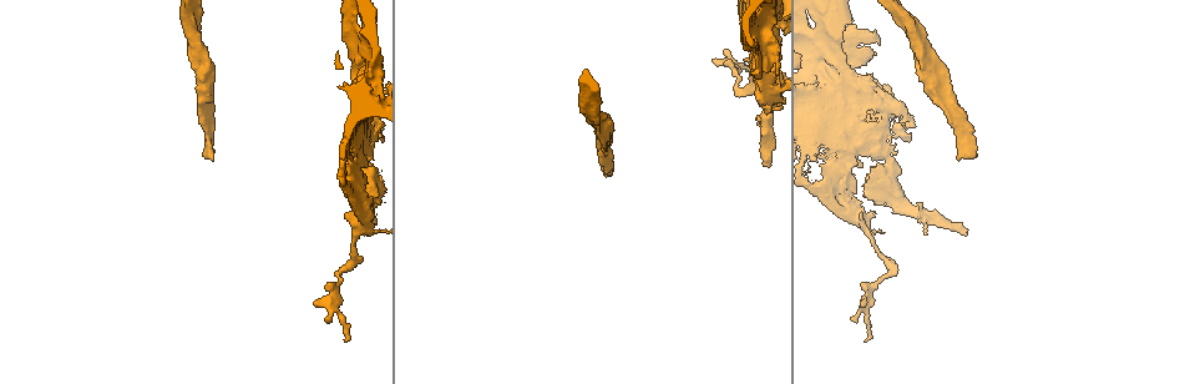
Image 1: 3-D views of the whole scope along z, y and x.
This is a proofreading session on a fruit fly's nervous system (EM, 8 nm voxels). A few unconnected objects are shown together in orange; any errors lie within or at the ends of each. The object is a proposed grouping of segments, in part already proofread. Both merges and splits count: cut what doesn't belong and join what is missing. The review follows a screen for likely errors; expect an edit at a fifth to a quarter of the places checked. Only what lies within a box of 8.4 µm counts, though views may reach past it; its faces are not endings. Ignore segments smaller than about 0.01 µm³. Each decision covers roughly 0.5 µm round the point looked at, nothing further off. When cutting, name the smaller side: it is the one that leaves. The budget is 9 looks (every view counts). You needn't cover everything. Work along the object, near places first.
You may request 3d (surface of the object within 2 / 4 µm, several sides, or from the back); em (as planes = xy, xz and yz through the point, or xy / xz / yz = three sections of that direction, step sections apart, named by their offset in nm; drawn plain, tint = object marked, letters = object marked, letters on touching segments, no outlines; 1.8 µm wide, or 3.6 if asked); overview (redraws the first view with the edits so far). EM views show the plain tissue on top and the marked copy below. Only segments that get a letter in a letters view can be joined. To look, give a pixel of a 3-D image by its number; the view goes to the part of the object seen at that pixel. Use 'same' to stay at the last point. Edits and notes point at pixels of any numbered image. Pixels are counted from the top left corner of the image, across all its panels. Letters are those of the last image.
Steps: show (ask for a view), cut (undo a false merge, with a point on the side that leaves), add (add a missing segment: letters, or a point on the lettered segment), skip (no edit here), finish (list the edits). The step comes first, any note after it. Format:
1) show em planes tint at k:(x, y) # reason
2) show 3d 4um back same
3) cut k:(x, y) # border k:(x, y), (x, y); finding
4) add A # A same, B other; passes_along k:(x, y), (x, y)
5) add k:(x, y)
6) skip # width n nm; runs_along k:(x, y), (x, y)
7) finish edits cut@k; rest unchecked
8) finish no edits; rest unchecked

show em planes letters at 1:(345, 32) # closes a loop

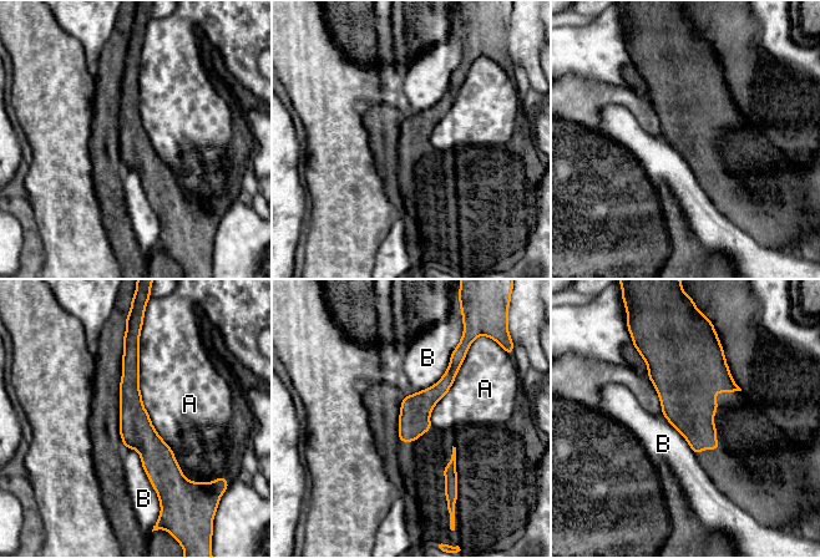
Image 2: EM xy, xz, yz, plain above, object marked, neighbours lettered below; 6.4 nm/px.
skip # longest_contact A 1000 nm; A other, B other; all the same cell

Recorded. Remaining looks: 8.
show em yz step 16 letters at 1:(354, 116) # sudden change in width

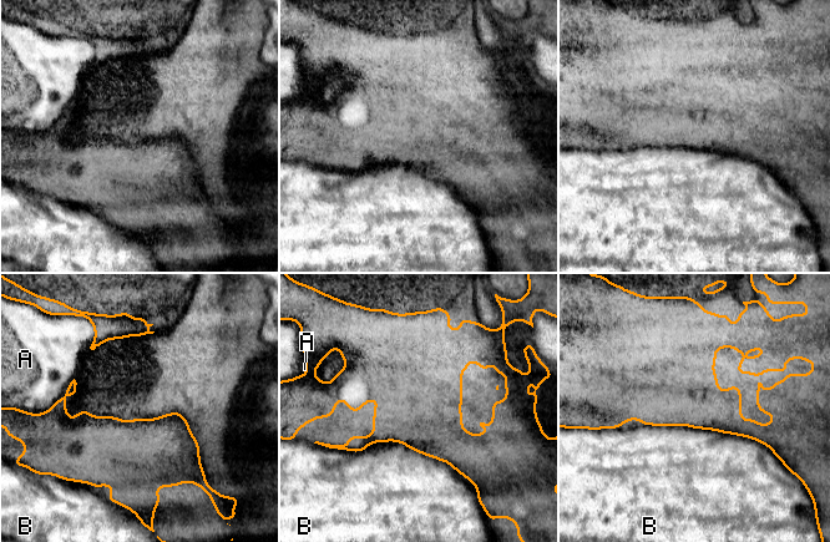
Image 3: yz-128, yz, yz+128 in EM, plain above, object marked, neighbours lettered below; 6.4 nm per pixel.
show em planes letters same # another direction

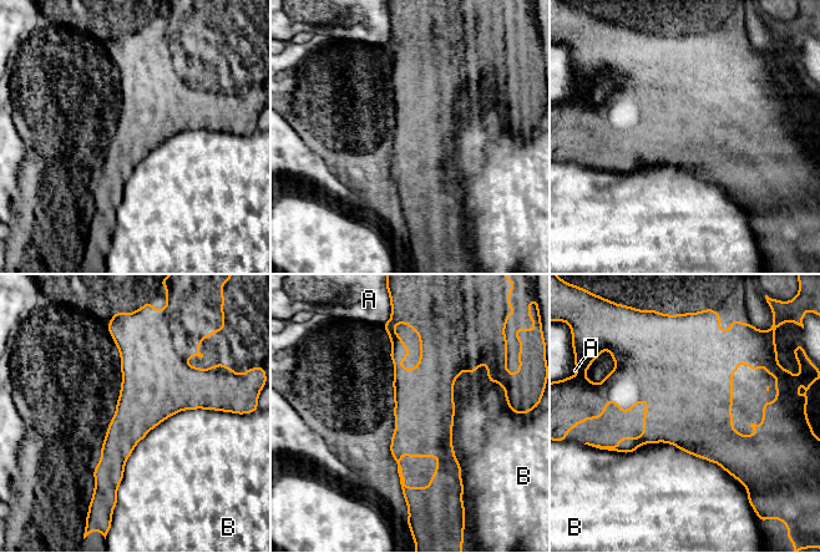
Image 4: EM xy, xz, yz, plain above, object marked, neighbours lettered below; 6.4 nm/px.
skip # longest_contact B 850 nm; A other, B other; border 4:(217, 410), (156, 425), (116, 498); one cell here

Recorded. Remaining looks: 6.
show em planes letters at 1:(964, 231) # branch stops here

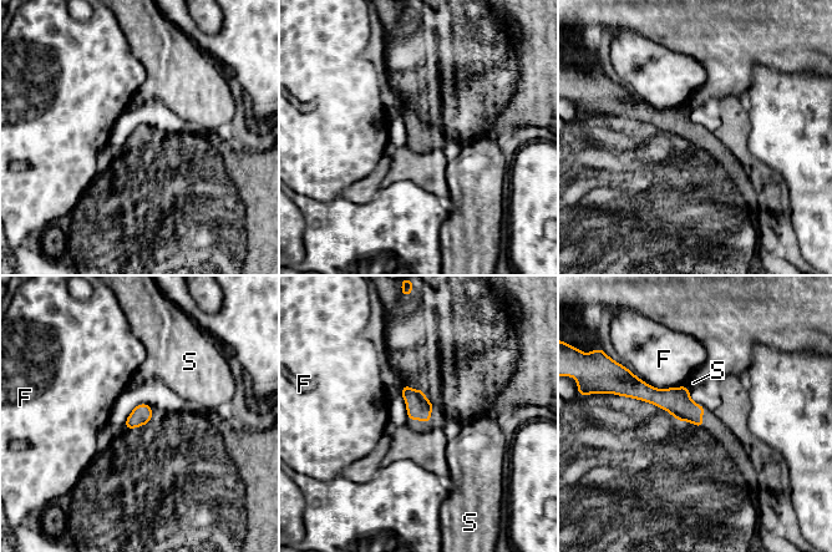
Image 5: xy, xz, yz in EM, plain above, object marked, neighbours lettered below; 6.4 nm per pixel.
skip # width 130 nm; F other, S other; border 5:(632, 371), (655, 388), (684, 385); none of them fits

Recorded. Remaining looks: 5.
show em 3.6um xz step 16 letters at 1:(212, 160)

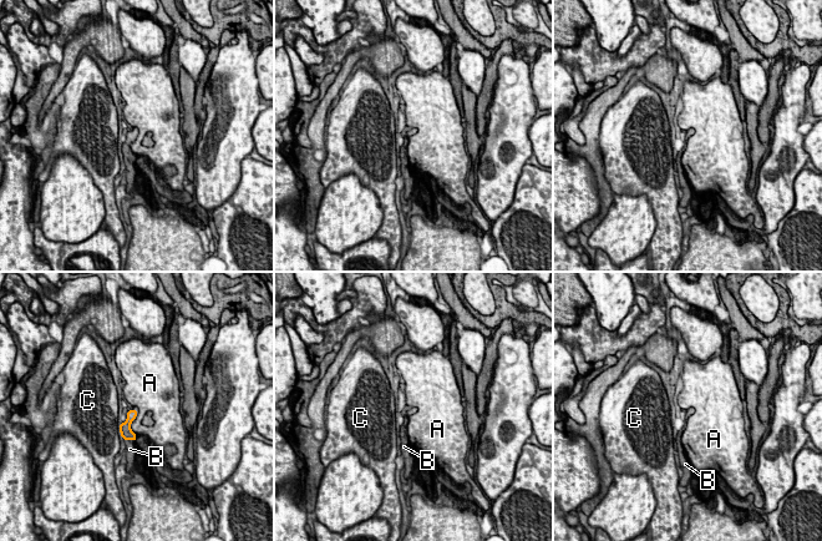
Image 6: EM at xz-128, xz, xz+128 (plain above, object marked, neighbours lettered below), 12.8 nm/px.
add B # A other, B same, C other; passes_along 6:(125, 428), (128, 439), (130, 449); the cell continues

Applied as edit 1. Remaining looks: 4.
finish edits add@6; rest unchecked

